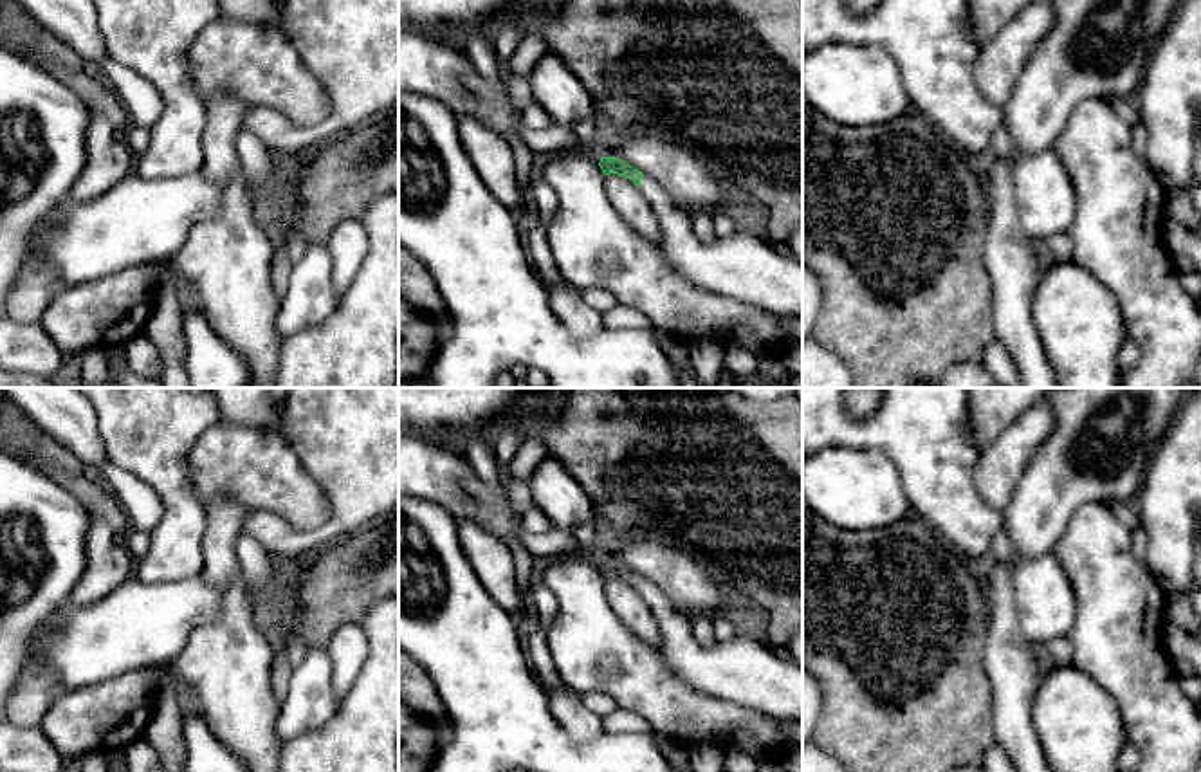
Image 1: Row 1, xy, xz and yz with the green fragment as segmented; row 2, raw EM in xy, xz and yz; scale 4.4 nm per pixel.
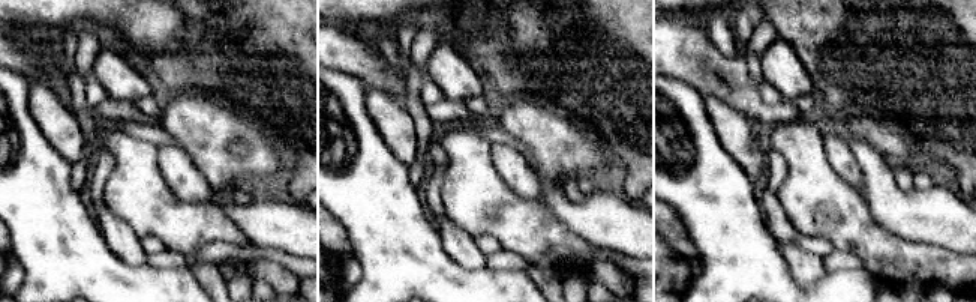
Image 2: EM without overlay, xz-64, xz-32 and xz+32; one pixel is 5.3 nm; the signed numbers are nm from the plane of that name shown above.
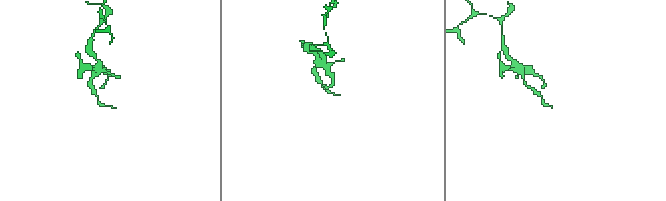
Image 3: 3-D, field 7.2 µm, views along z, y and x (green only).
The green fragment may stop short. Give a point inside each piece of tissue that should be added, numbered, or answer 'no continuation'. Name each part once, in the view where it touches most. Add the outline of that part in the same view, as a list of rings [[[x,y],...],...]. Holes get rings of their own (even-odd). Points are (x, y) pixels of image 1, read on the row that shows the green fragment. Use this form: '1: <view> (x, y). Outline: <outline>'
1: xz (743, 266). Outline: [[[647,177],[640,191],[660,225],[658,245],[669,265],[698,289],[775,316],[802,316],[802,262],[777,253],[759,229],[741,224],[729,236],[701,242],[689,215]]]

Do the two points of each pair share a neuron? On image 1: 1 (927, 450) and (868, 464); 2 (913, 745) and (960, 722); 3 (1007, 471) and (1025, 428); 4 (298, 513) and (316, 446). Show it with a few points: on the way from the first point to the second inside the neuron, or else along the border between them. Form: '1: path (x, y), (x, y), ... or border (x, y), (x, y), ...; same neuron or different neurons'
1: border (848, 448), (880, 450), (893, 462), (906, 498); different neurons
2: path (924, 735), (936, 722), (949, 722); same neuron
3: path (1007, 460), (1021, 439); same neuron
4: border (285, 439), (305, 473), (321, 489), (332, 511); different neurons

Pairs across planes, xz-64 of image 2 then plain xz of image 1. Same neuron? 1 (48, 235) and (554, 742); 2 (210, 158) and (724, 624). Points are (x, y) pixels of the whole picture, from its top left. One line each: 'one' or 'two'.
1: one
2: two

